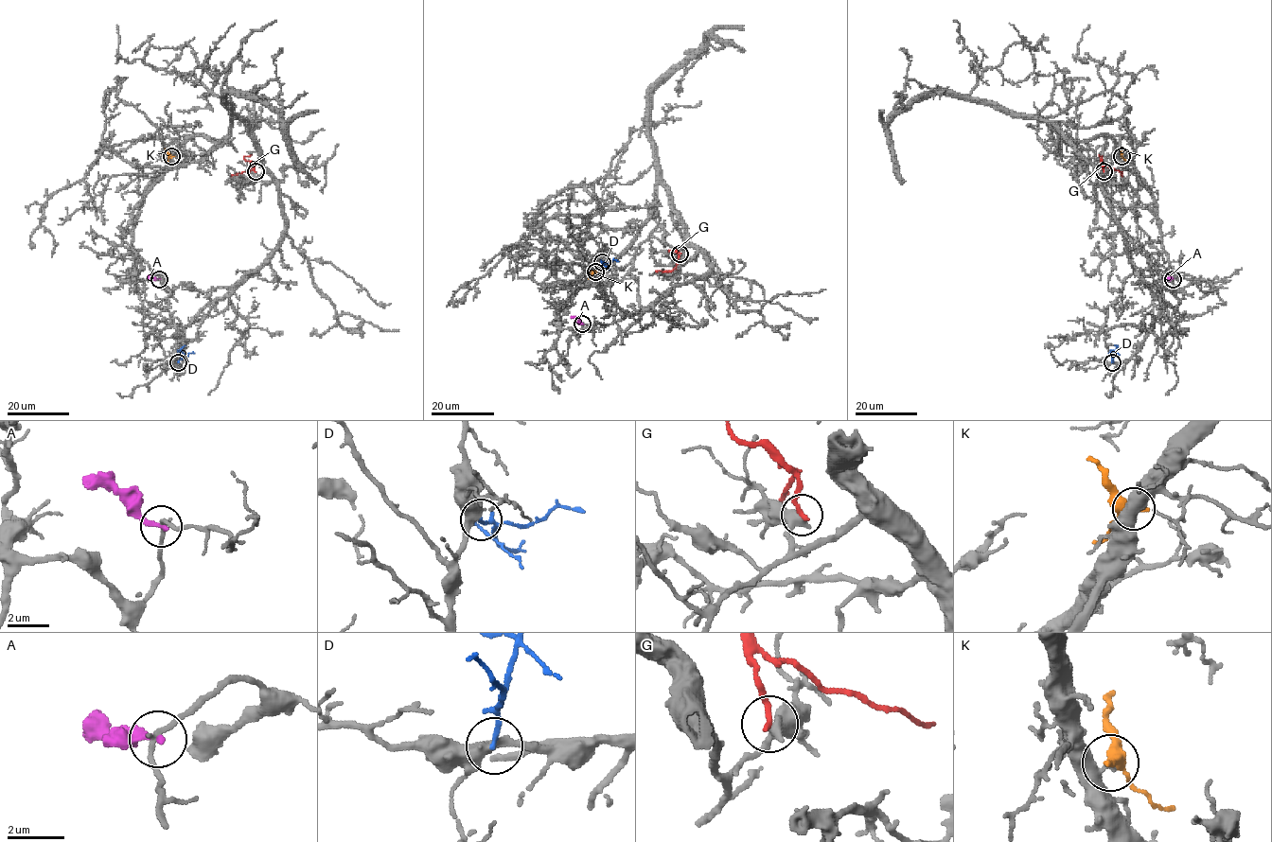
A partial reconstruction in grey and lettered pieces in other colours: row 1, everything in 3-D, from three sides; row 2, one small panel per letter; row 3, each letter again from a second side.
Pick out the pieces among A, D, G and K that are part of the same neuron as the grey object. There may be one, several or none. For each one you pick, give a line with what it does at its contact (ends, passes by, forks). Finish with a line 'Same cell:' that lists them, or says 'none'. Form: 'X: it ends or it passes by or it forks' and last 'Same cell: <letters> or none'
Same cell: none

